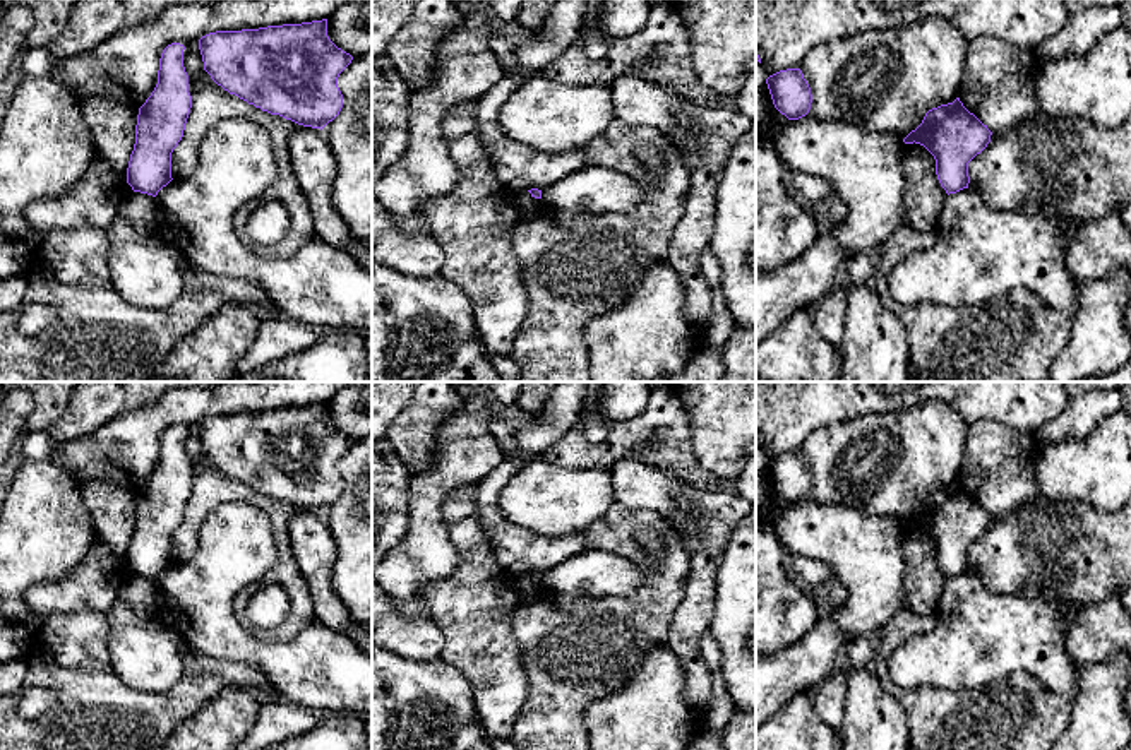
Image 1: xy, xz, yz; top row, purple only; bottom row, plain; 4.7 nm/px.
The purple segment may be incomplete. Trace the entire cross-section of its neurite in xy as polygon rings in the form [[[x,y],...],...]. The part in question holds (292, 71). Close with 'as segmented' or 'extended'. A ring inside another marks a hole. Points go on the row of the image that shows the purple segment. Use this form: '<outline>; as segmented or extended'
[[[327,19],[199,39],[204,70],[230,94],[303,127],[324,128],[343,108],[339,74],[353,57],[327,36]]]; as segmented

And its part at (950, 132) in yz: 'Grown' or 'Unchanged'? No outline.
Unchanged

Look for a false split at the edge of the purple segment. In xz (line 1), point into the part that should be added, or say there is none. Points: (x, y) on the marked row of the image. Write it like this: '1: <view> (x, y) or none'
1: none

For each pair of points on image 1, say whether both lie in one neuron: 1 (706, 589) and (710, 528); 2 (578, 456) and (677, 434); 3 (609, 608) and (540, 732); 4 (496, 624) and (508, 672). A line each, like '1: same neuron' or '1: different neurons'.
1: same neuron
2: same neuron
3: same neuron
4: same neuron

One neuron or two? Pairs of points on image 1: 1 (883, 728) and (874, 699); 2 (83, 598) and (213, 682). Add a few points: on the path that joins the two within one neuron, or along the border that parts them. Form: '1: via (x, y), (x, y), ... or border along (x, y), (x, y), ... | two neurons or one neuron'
1: via (876, 721), (874, 706) | one neuron
2: border along (103, 612), (64, 613) | two neurons

